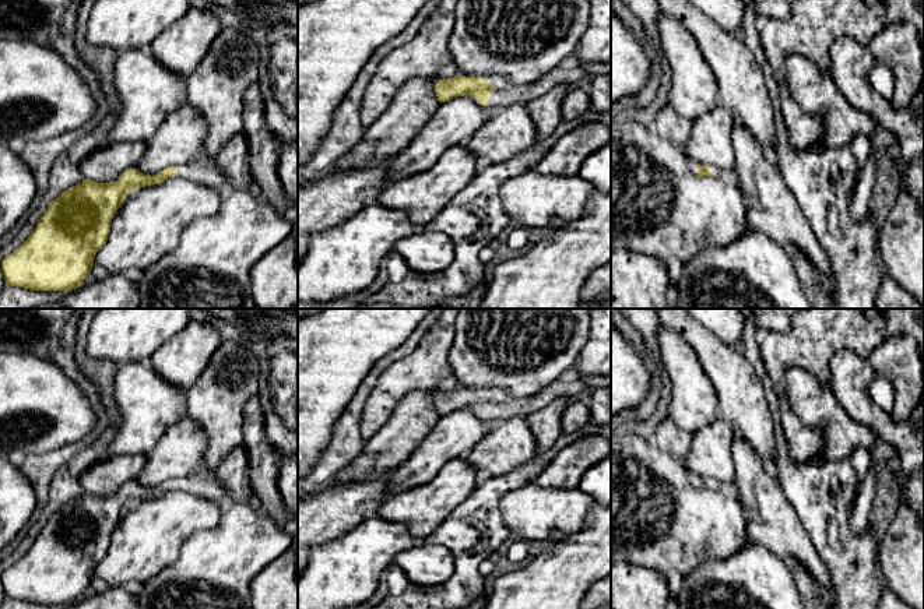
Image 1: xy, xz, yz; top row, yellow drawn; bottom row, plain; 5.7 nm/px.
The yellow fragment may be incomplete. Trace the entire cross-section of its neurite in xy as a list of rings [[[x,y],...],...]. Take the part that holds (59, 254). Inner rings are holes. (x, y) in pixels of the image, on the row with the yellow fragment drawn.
[[[201,156],[185,165],[169,166],[154,176],[129,168],[117,180],[110,183],[84,179],[80,184],[67,189],[52,200],[28,239],[3,258],[1,271],[6,285],[29,291],[62,291],[64,293],[78,288],[91,274],[95,256],[106,243],[110,222],[124,197],[134,190],[161,184],[172,177],[189,179],[219,191],[226,187],[226,176],[219,172],[215,158],[204,159]]]

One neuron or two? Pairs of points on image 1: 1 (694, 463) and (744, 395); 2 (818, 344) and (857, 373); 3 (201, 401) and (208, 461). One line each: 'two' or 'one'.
1: two
2: two
3: one

